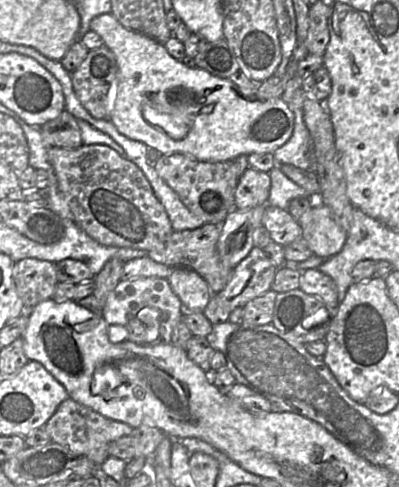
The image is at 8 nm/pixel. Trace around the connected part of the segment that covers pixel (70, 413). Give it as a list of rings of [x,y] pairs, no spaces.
[[[68,397],[46,422],[44,429],[53,443],[64,446],[77,455],[88,457],[97,467],[100,467],[109,457],[109,444],[122,436],[130,436],[134,428],[126,423],[107,418]]]

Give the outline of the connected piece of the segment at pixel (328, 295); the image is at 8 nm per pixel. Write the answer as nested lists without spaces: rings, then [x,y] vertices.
[[[307,269],[302,272],[299,288],[323,301],[330,311],[331,319],[333,318],[340,303],[336,284],[330,276],[319,269]]]

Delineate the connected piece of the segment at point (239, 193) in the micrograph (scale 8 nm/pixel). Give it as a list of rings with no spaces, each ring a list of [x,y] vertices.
[[[249,166],[240,176],[235,189],[235,209],[248,210],[259,205],[267,205],[270,187],[269,173]]]

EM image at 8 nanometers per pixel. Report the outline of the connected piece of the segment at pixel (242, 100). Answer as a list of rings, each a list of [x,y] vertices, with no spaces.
[[[104,13],[94,17],[90,22],[90,29],[95,31],[115,55],[118,66],[117,72],[117,97],[113,112],[109,120],[115,125],[117,130],[124,136],[141,141],[145,145],[158,150],[162,155],[183,154],[200,161],[223,162],[233,160],[241,155],[252,153],[265,154],[274,153],[276,149],[285,144],[292,136],[294,130],[294,114],[289,106],[281,97],[261,101],[255,98],[245,97],[240,88],[230,80],[219,78],[208,71],[198,67],[188,67],[182,61],[173,58],[165,46],[155,39],[122,26],[111,13]]]

